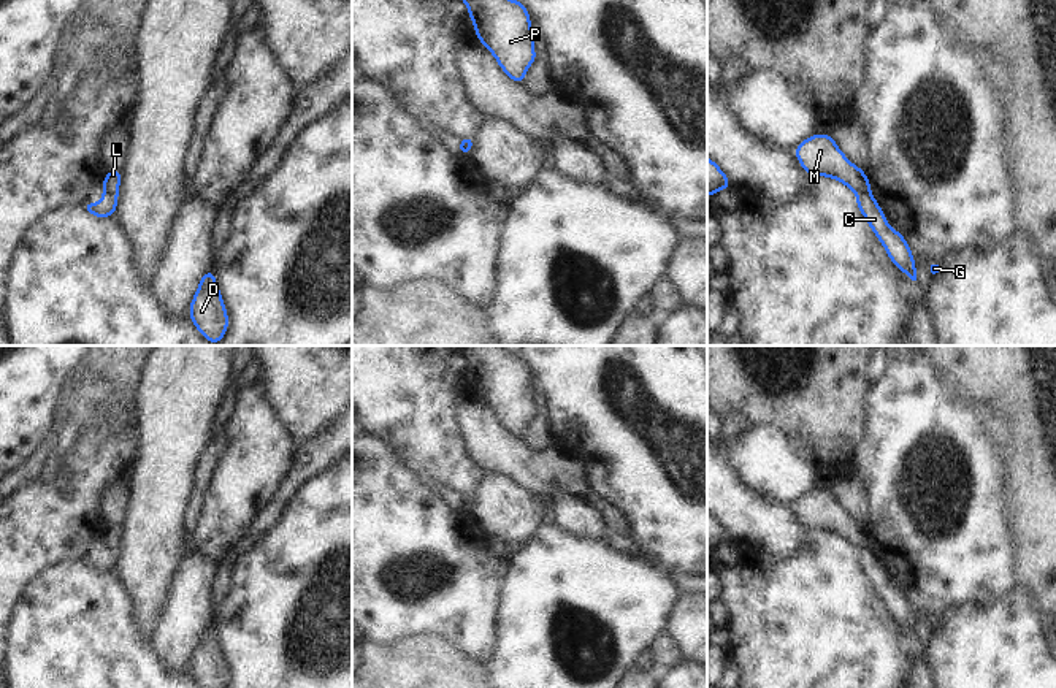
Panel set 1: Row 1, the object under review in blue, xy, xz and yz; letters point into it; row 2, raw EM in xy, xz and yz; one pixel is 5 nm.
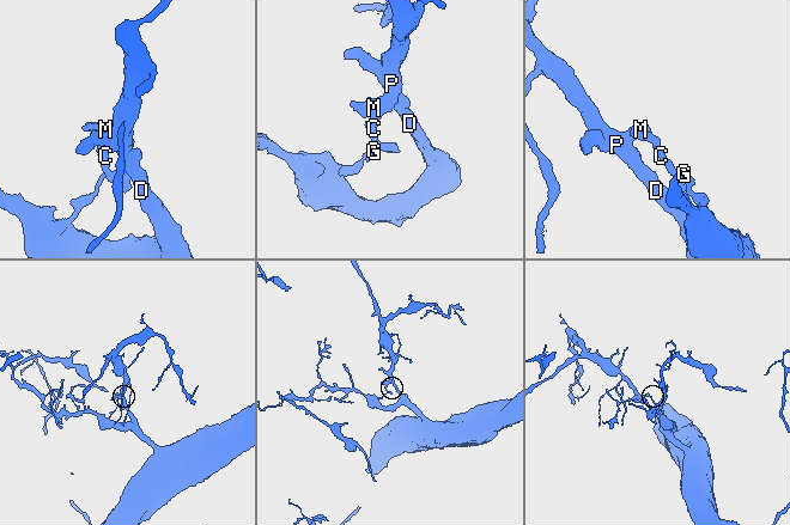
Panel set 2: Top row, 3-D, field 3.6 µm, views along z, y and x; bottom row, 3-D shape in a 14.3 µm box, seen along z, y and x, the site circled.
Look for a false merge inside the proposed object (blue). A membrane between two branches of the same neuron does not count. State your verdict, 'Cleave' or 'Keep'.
Cleave

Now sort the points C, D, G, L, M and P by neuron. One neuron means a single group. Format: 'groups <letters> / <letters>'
groups C / D G L M P

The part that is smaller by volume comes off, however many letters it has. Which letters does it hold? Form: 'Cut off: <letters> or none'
Cut off: C

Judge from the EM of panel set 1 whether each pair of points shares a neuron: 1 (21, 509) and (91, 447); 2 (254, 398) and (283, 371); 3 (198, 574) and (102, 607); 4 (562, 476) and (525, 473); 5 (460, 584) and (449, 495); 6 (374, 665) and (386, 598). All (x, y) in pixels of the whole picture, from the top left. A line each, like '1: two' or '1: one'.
1: one
2: two
3: two
4: one
5: two
6: two

